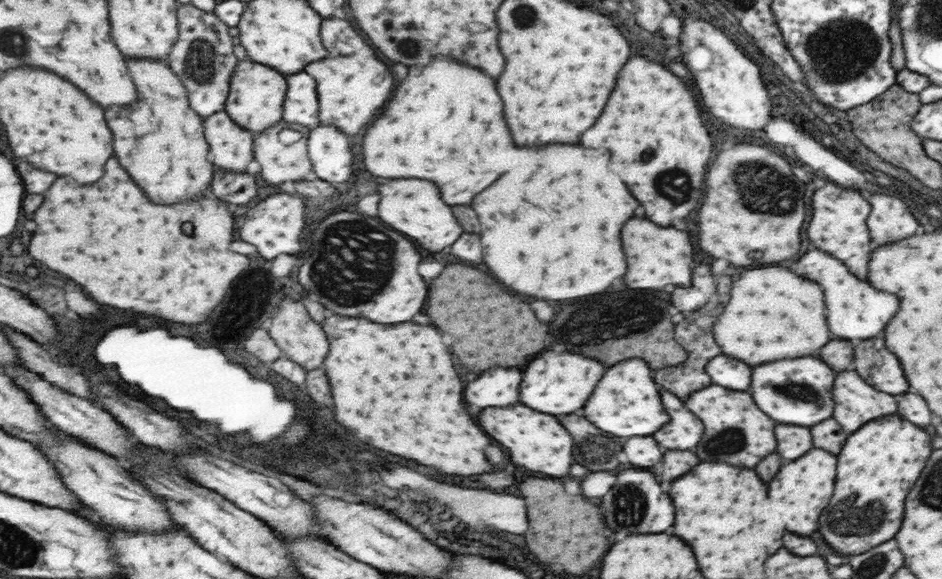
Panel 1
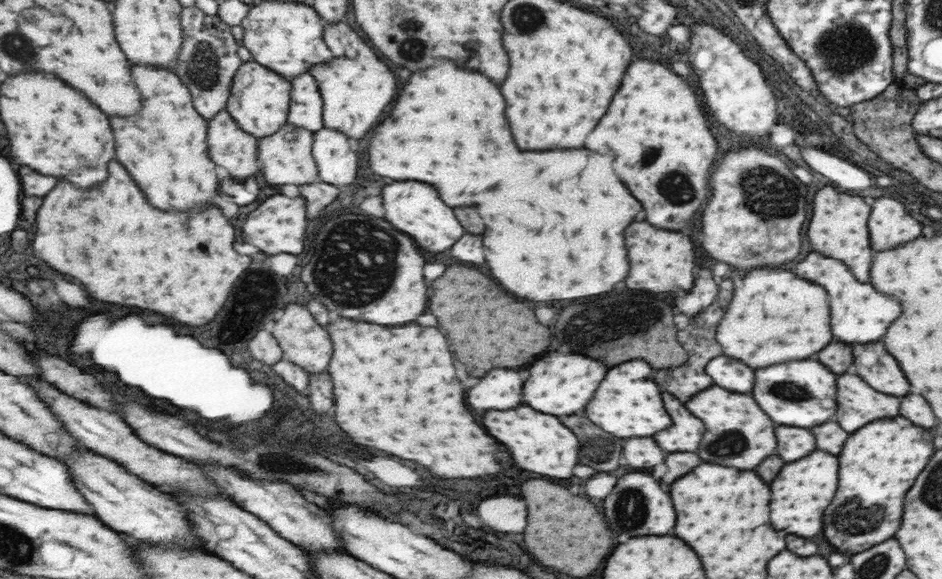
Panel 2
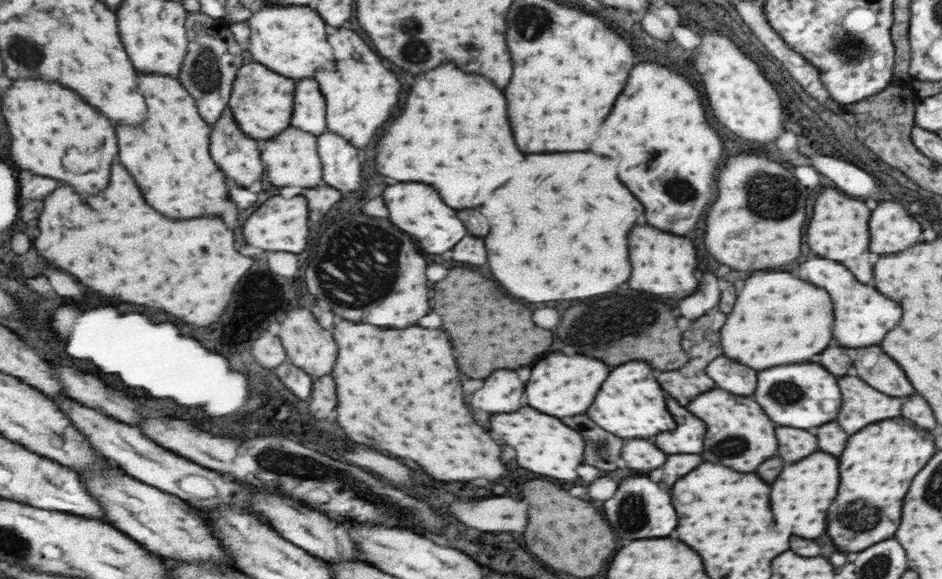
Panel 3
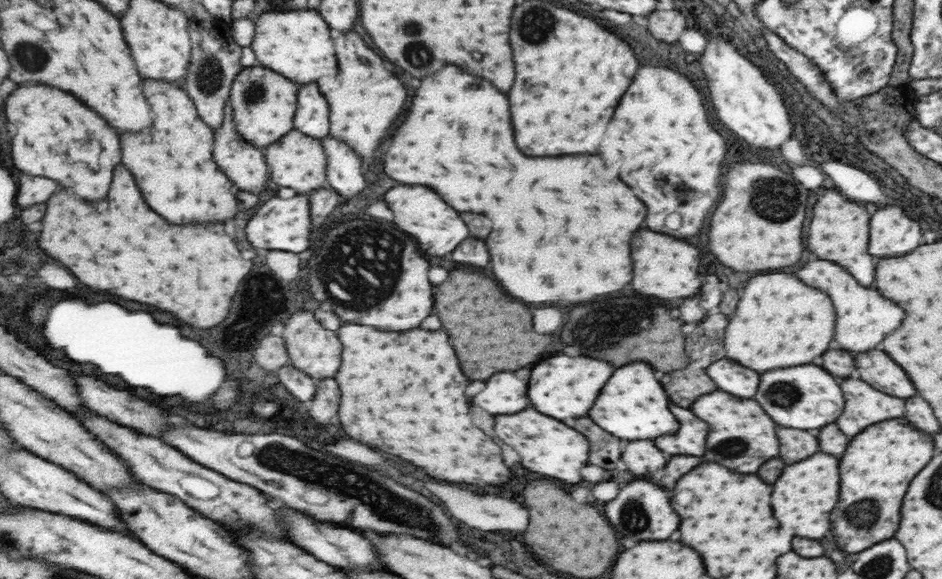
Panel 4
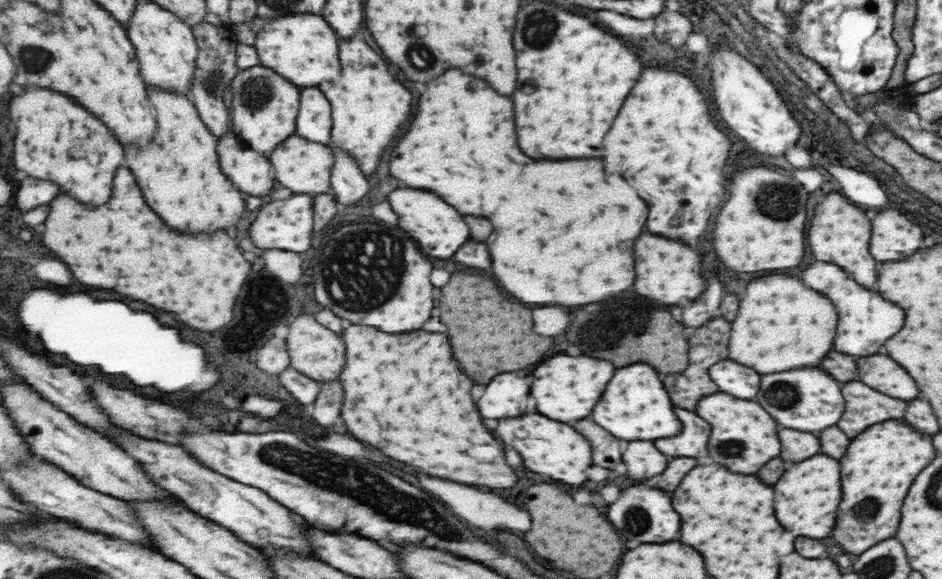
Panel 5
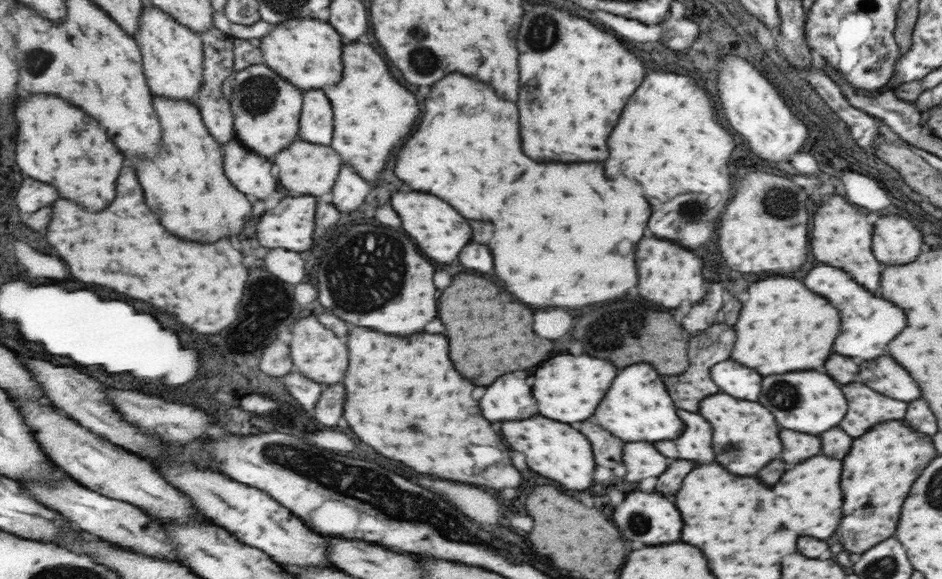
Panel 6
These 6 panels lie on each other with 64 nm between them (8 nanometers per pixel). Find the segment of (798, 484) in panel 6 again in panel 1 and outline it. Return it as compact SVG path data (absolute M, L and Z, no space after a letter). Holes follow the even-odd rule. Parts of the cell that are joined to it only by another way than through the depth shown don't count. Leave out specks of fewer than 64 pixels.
M811 448L803 456L795 458L793 462L779 468L775 474L775 484L771 482L771 512L779 516L783 528L787 532L809 536L817 528L817 516L821 508L827 506L827 498L833 492L833 478L835 478L835 456Z

